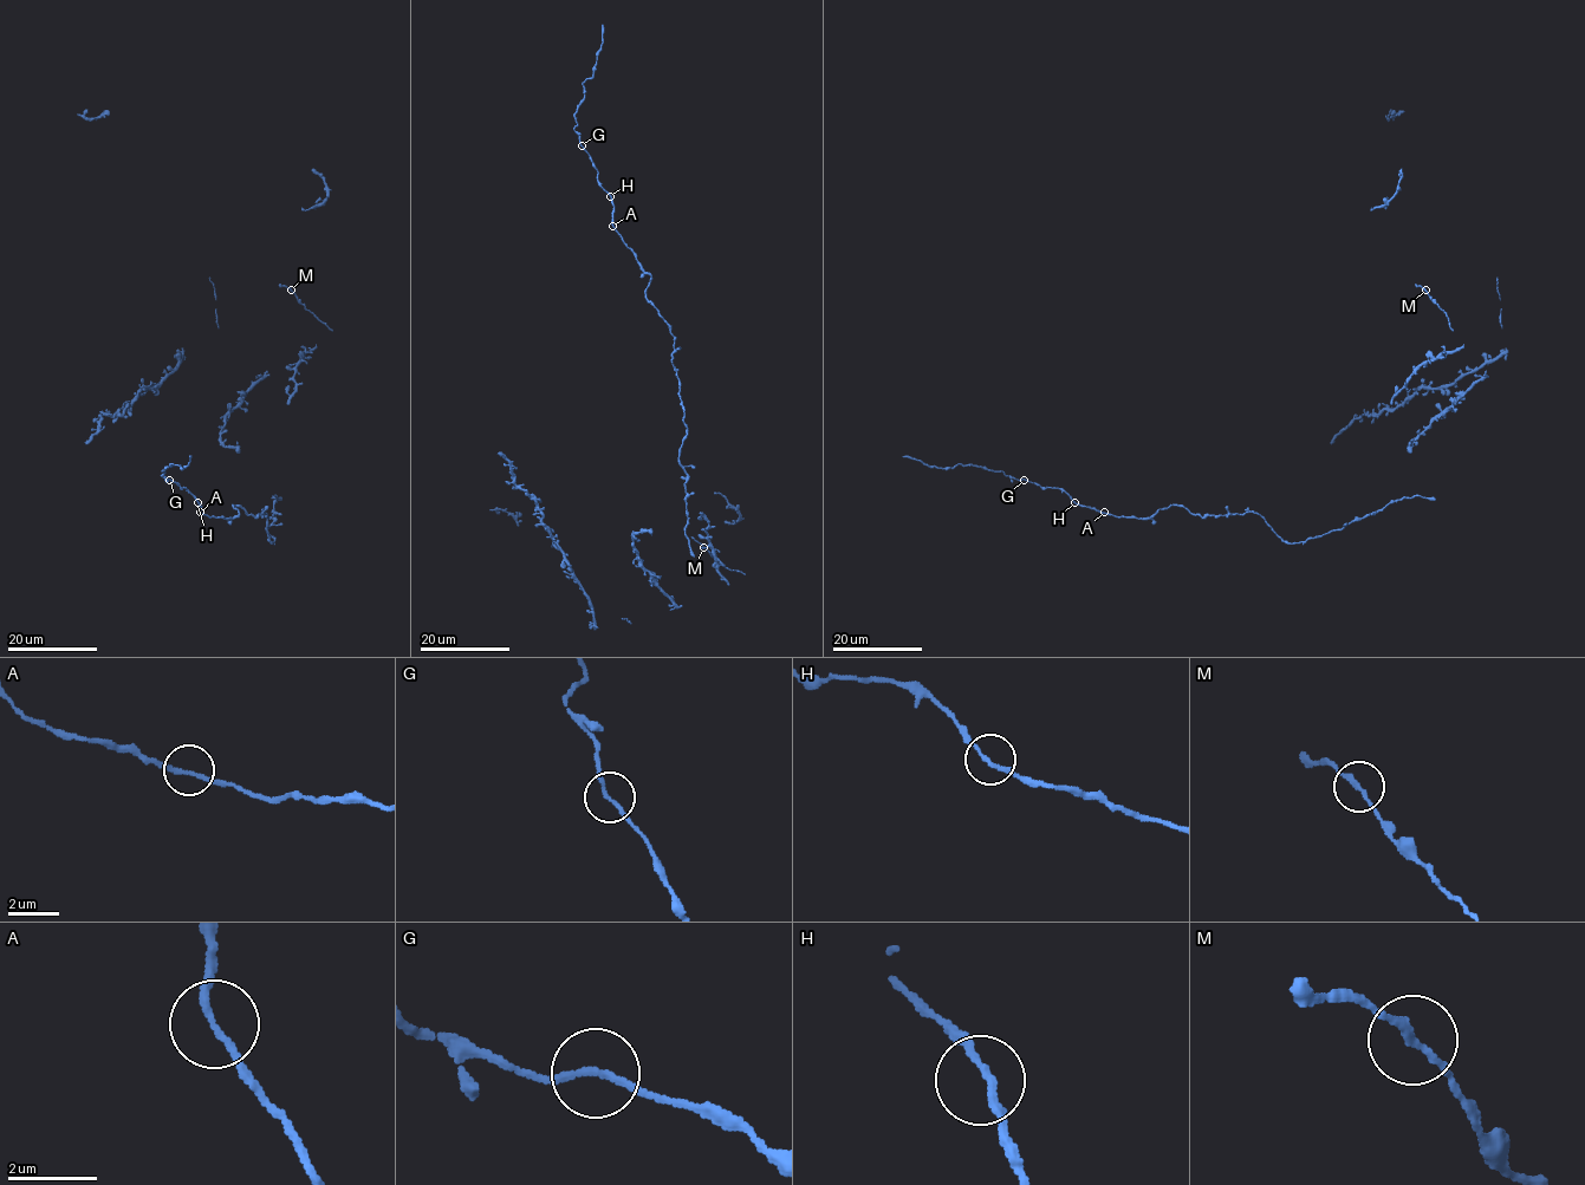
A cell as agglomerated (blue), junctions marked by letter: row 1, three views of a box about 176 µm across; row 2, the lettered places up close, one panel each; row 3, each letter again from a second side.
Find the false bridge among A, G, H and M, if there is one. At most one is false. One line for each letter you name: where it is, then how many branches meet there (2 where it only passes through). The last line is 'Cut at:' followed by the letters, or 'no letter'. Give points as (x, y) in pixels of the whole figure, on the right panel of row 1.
G: Place: (1024, 480). Branches: 2
Cut at: G

